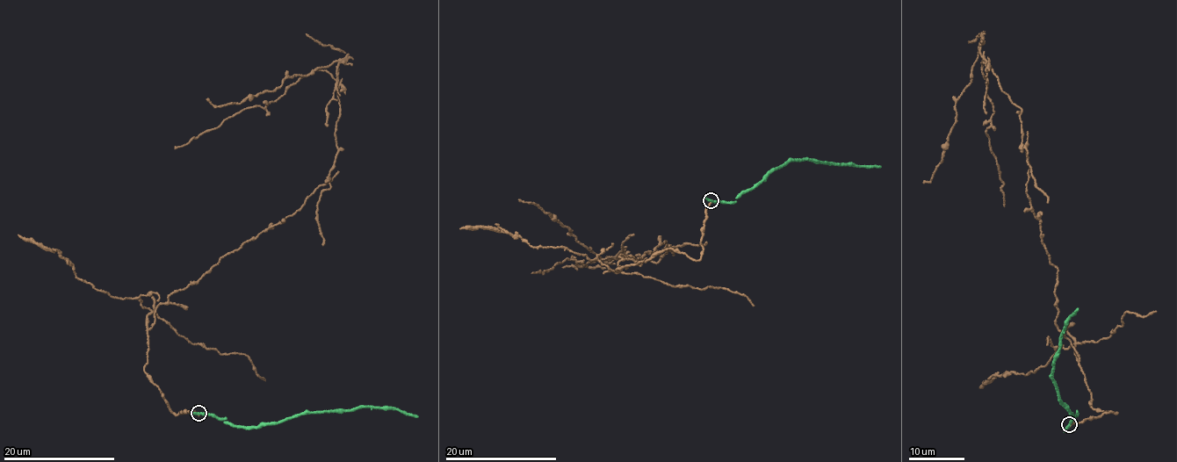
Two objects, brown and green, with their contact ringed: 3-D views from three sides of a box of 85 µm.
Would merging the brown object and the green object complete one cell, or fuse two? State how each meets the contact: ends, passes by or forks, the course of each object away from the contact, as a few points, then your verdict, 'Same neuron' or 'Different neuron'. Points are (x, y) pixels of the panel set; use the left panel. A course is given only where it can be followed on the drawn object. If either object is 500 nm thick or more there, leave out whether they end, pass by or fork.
At the ring brown ends. At the ring green passes by. Course of brown: (198, 414), (173, 412), (144, 370), (156, 307), (326, 183), (338, 153), (338, 63), (238, 104), (206, 99). Course of green: (198, 413), (247, 427), (282, 422), (309, 413), (352, 411), (364, 407), (388, 407), (418, 417). Different neuron

